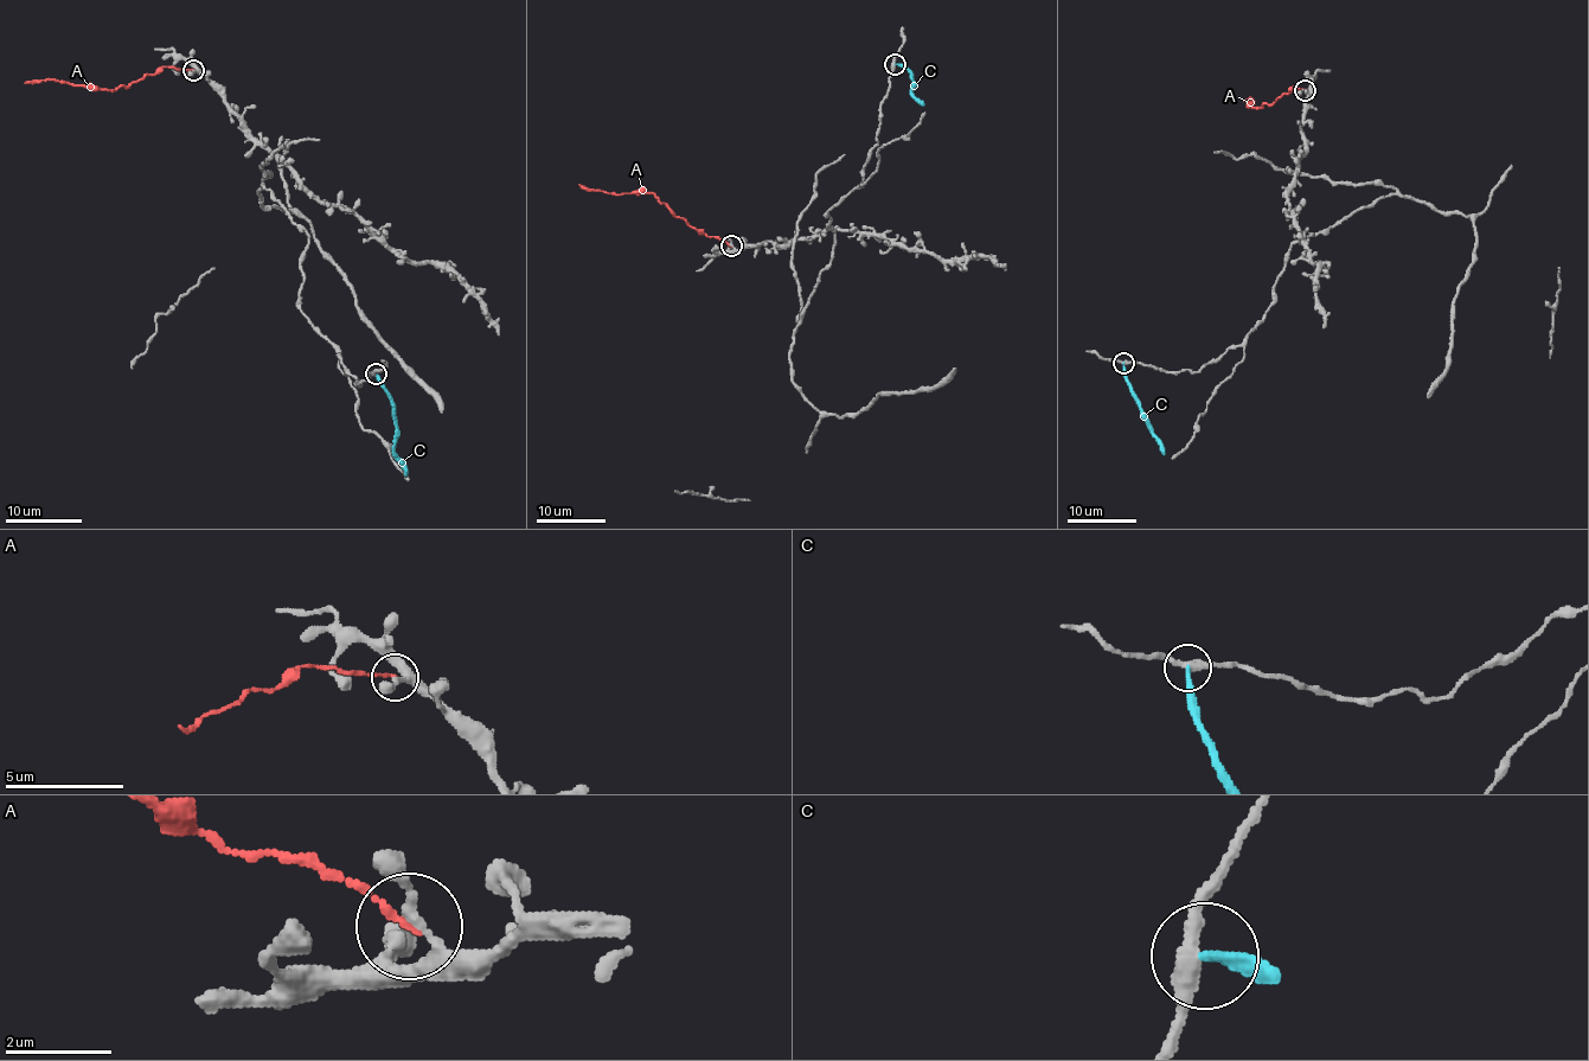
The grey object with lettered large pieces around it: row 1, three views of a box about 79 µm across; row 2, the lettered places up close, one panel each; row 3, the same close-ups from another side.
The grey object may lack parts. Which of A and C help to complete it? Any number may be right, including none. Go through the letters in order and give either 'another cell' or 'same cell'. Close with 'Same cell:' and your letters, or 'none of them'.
A: another cell
C: another cell
Same cell: none of them

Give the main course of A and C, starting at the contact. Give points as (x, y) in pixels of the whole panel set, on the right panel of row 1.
A: (1306, 90), (1293, 87), (1274, 102), (1254, 108), (1253, 98), (1243, 101)
C: (1122, 363), (1122, 375), (1132, 387), (1140, 414), (1164, 454)

